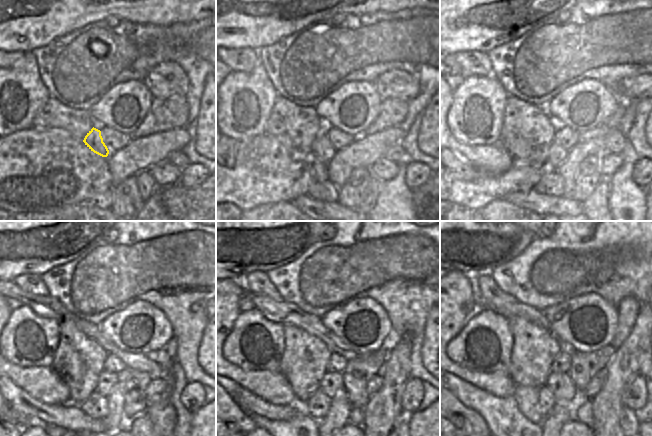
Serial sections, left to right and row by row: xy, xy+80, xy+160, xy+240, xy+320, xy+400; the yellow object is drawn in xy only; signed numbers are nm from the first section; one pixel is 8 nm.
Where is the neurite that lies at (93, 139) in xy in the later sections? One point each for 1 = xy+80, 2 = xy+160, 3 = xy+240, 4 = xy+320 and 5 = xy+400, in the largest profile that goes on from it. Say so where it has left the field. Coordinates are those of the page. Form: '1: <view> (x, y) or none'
1: xy+80 (321, 146)
2: xy+160 (557, 154)
3: xy+240 (107, 381)
4: xy+320 (331, 383)
5: xy+400 (564, 390)

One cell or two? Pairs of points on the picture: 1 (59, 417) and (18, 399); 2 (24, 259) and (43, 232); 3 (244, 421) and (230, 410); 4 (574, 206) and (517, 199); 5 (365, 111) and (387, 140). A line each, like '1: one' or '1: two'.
1: one
2: one
3: one
4: one
5: two

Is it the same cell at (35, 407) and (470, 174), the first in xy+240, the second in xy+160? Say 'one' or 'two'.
one

